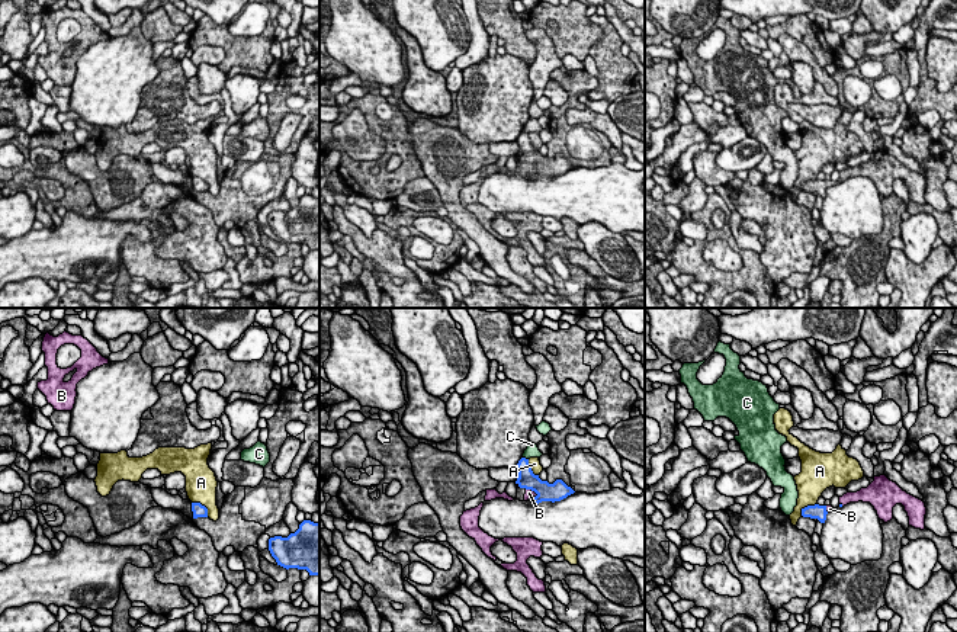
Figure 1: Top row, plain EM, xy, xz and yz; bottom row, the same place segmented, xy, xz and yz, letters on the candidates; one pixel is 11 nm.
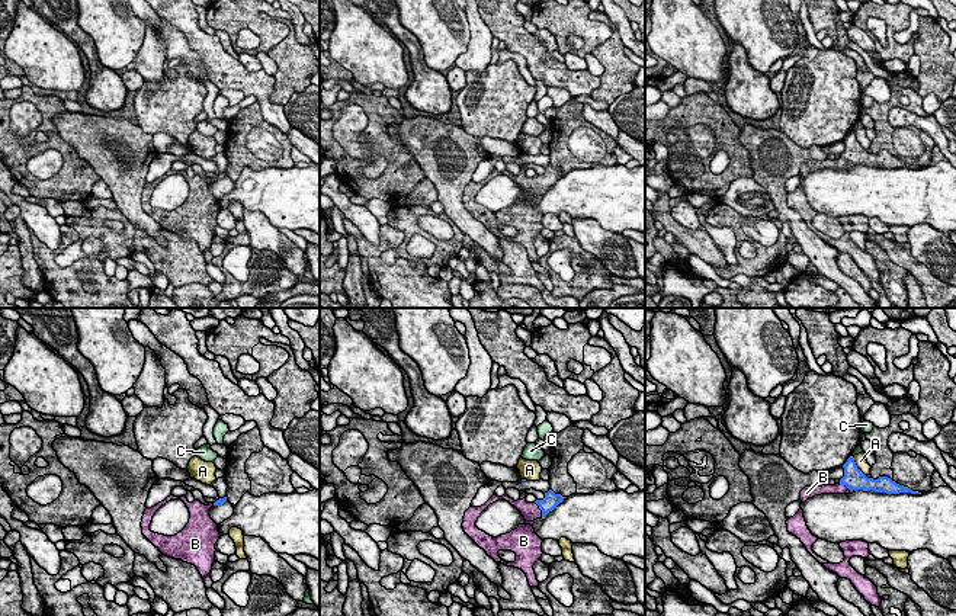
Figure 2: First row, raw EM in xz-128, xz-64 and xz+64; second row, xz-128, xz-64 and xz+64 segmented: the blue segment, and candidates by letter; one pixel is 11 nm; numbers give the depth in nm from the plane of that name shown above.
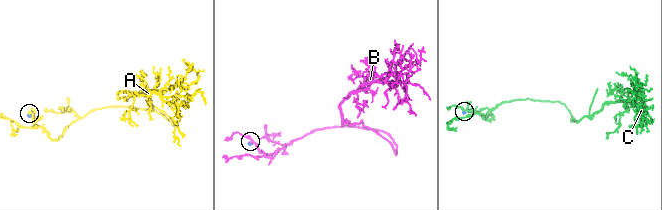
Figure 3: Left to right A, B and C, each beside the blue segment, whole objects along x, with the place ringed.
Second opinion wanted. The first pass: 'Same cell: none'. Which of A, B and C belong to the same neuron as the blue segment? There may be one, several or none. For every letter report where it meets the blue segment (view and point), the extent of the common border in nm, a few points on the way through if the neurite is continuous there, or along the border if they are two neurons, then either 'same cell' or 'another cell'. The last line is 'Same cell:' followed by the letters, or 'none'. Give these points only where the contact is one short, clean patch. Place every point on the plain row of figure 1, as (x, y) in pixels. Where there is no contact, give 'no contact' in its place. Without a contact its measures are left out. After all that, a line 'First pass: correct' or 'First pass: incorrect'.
A: meets blue in xy at (204, 180); contact 260 nm long; border along xy (192, 176), (199, 176), (206, 183), (208, 191); another cell
B: meets blue in xz at (532, 164); contact 160 nm long; same cell
C: meets blue in xz at (524, 132); contact 70 nm long; border along xz (523, 131), (527, 134); another cell
Same cell: B
First pass: incorrect

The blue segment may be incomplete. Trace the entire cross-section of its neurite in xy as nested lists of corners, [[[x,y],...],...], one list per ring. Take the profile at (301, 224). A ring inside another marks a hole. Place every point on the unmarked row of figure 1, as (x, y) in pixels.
[[[304,195],[288,212],[270,212],[269,225],[286,244],[306,244],[309,250],[319,250],[319,198]]]

